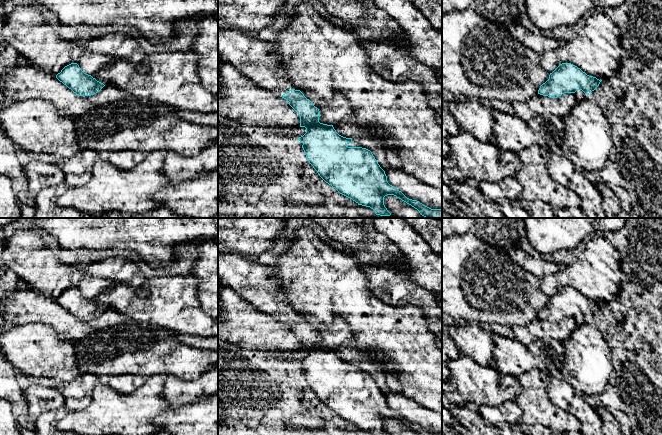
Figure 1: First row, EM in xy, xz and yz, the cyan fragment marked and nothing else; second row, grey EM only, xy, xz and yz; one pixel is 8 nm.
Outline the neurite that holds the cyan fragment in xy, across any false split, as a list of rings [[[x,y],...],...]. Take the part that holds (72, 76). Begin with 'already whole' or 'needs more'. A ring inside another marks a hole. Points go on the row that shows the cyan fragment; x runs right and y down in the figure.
already whole; [[[77,63],[65,66],[56,78],[79,96],[91,96],[105,85],[84,73]]]

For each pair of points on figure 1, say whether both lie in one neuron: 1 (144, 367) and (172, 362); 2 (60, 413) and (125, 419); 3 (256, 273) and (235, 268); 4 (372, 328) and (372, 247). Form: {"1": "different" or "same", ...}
{"1": "same", "2": "different", "3": "same", "4": "different"}

